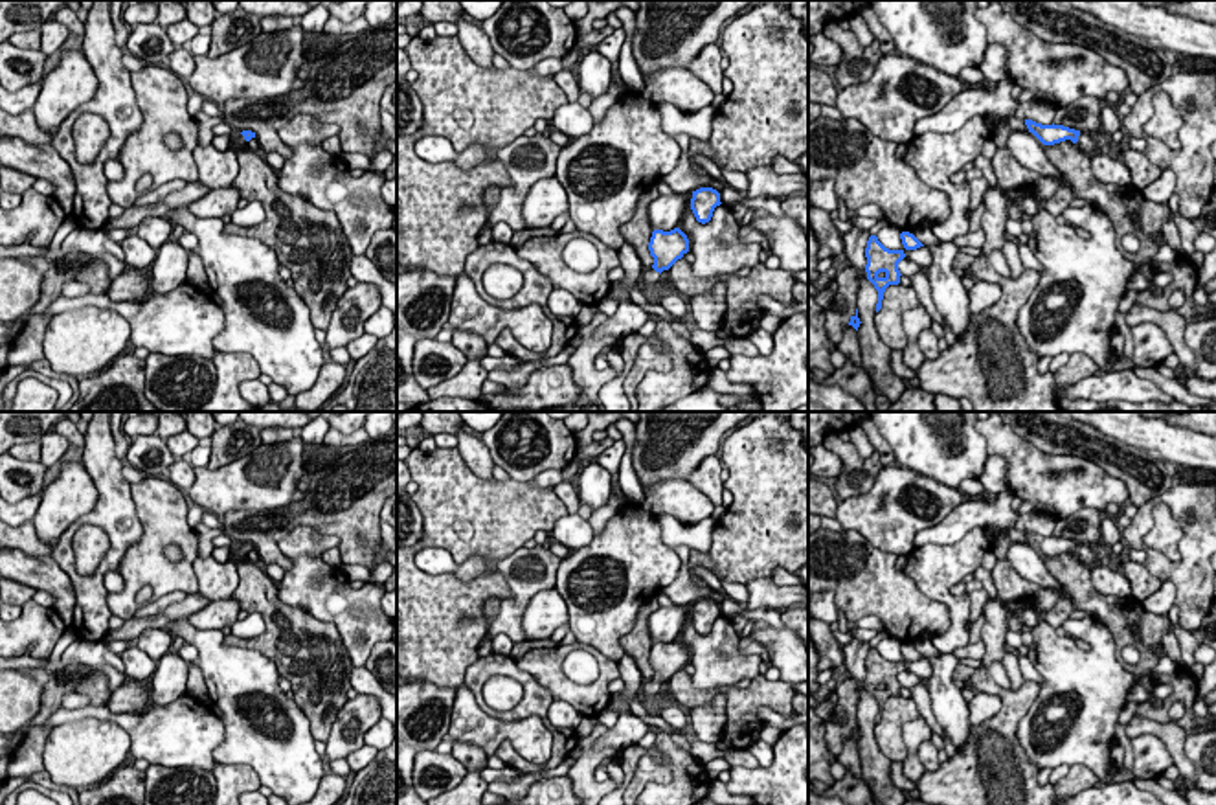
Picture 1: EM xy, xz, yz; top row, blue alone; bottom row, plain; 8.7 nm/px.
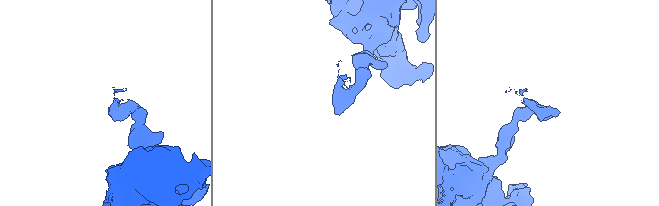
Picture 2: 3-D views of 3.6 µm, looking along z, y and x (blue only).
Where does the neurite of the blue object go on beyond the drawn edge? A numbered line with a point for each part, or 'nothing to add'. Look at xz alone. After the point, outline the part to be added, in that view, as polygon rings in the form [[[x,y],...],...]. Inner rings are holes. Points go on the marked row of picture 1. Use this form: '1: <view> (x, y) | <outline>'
1: xz (649, 280) | [[[643,268],[639,278],[639,290],[650,298],[650,294],[658,289],[661,274],[654,268]]]

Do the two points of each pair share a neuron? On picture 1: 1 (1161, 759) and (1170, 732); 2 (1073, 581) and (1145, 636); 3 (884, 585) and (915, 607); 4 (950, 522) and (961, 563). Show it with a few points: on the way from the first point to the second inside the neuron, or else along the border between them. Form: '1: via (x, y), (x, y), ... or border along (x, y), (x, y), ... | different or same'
1: border along (1130, 737), (1154, 734), (1174, 763) | different
2: via (1092, 600), (1117, 612), (1126, 622) | same
3: via (891, 592), (908, 607) | same
4: border along (981, 526), (972, 526), (954, 543), (913, 548) | different

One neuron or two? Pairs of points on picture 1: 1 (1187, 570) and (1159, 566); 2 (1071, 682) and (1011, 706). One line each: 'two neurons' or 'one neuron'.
1: one neuron
2: two neurons

